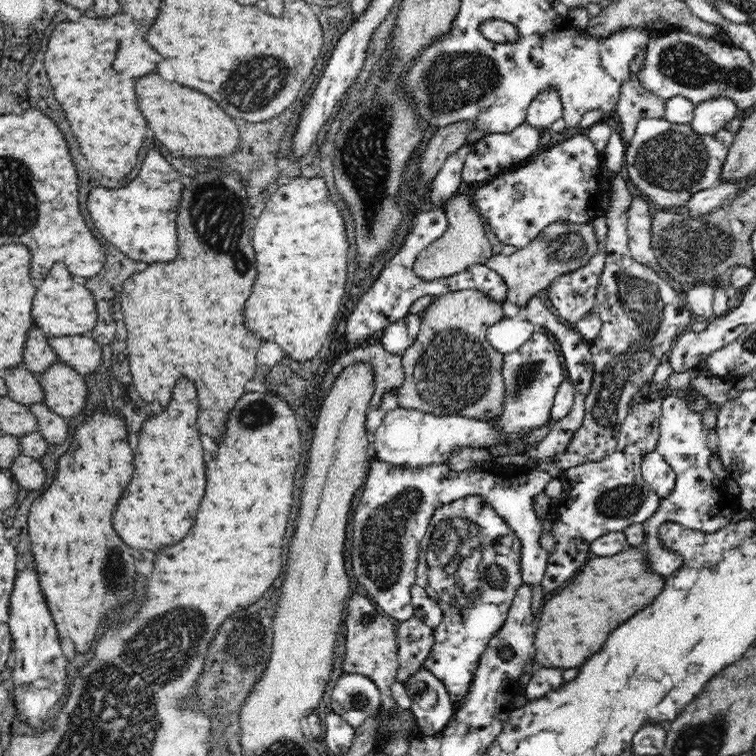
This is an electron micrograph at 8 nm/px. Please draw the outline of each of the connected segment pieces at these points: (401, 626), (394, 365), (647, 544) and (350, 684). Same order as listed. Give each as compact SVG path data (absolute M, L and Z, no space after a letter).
M412 616L404 622L397 622L399 660L397 680L399 682L404 684L423 666L424 659L434 644L432 631L433 629L418 617Z
M372 340L370 345L365 347L357 346L350 348L346 353L340 354L339 358L334 362L334 366L328 370L324 376L324 382L320 386L318 392L318 402L316 408L319 409L319 404L326 398L326 394L330 392L330 386L336 378L336 374L344 372L346 368L356 365L357 363L366 363L373 368L375 374L374 379L374 394L369 402L369 410L378 409L378 404L382 404L382 396L390 390L400 388L404 382L405 372L402 367L402 356L388 353L379 341Z
M668 394L662 399L661 411L659 439L655 450L676 473L676 482L671 494L660 500L658 510L642 525L646 531L643 546L650 563L650 571L668 577L678 568L682 568L684 563L680 553L674 553L660 541L659 531L664 523L676 523L683 528L710 534L730 524L734 515L742 509L742 504L737 497L729 496L727 487L708 466L713 453L706 441L708 429L702 425L701 411L693 412L682 396L674 394Z
M346 673L332 690L332 712L355 730L381 710L381 692L372 679L358 673Z

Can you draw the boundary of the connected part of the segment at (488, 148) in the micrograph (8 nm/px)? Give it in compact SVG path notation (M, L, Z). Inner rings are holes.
M524 123L512 132L488 133L471 143L471 151L463 162L462 180L468 183L490 182L494 177L520 166L539 151L541 129Z

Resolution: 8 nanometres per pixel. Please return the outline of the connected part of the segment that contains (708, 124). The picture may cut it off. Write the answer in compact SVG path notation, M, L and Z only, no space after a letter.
M714 97L695 105L693 119L690 125L694 129L694 132L699 135L709 135L710 133L721 131L724 129L725 124L736 116L738 109L734 101L726 97Z

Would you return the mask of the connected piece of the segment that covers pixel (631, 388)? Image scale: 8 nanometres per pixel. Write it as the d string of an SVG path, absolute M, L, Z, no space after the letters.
M621 172L611 178L609 206L608 209L602 210L602 216L606 218L606 225L608 225L608 234L606 234L604 244L606 261L593 308L593 311L598 313L598 317L602 319L602 326L598 336L590 341L594 378L590 392L585 396L585 417L582 426L576 430L576 434L570 440L565 452L555 461L555 466L561 468L562 471L579 464L602 460L604 457L610 456L610 453L616 452L619 428L632 406L632 395L652 380L656 367L672 351L675 340L695 319L695 316L686 307L683 294L678 294L665 279L658 276L651 268L634 261L630 253L627 227L628 210L632 204L633 192L634 189L630 181L627 181Z

